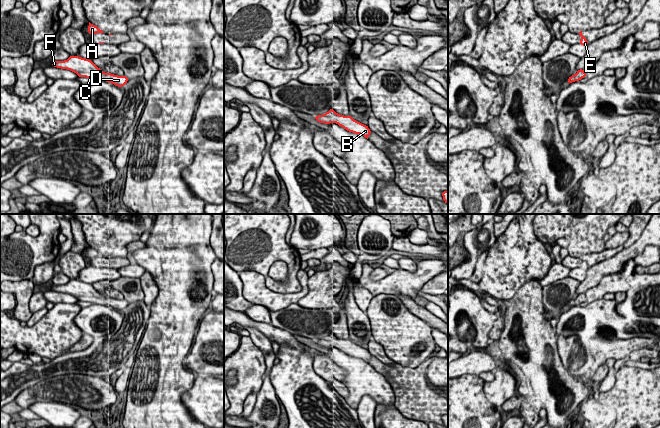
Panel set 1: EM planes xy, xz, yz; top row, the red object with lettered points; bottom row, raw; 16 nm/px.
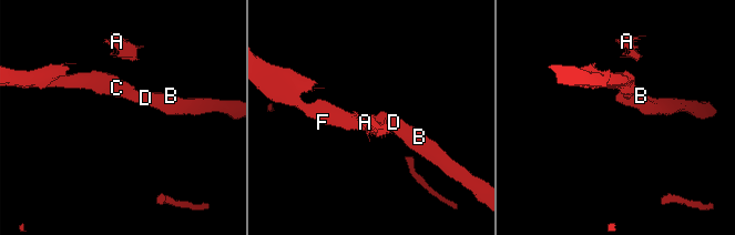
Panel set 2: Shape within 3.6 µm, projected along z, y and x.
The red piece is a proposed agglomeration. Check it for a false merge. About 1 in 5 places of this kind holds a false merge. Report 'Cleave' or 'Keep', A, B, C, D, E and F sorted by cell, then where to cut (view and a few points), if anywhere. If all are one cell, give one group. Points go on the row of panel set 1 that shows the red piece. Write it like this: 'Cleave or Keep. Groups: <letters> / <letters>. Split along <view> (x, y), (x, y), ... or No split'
Keep. Groups: A B C D E F. No split

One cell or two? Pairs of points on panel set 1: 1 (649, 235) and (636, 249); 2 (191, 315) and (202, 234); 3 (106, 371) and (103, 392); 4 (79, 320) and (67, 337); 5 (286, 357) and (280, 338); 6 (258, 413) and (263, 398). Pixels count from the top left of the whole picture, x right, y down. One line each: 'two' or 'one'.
1: one
2: one
3: two
4: two
5: two
6: one

